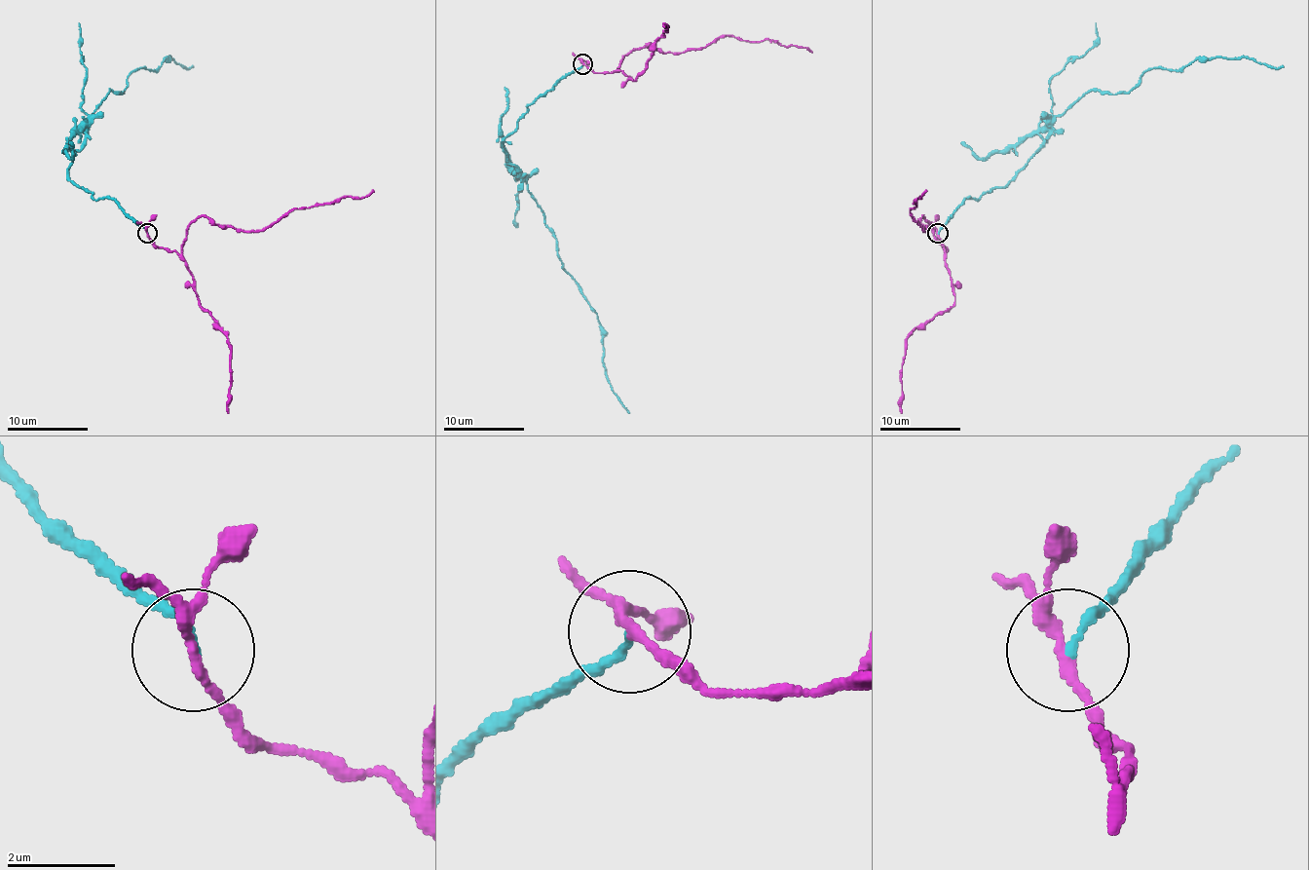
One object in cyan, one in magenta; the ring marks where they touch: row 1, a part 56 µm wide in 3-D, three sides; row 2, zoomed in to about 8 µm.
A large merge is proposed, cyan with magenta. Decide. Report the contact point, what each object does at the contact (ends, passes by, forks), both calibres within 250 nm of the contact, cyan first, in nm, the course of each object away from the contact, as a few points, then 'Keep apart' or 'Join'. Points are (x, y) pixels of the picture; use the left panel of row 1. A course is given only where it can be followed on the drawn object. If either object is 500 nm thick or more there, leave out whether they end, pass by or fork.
Place: (147, 233). At the ring cyan ends. At the ring magenta forks. Thickness 160 nm (cyan) against 160 nm. Course of cyan: (147, 233), (67, 167), (133, 70), (169, 56), (194, 66). Course of magenta: (147, 233), (160, 247), (179, 253), (186, 229), (202, 215), (254, 231), (290, 211), (374, 191). Keep apart

